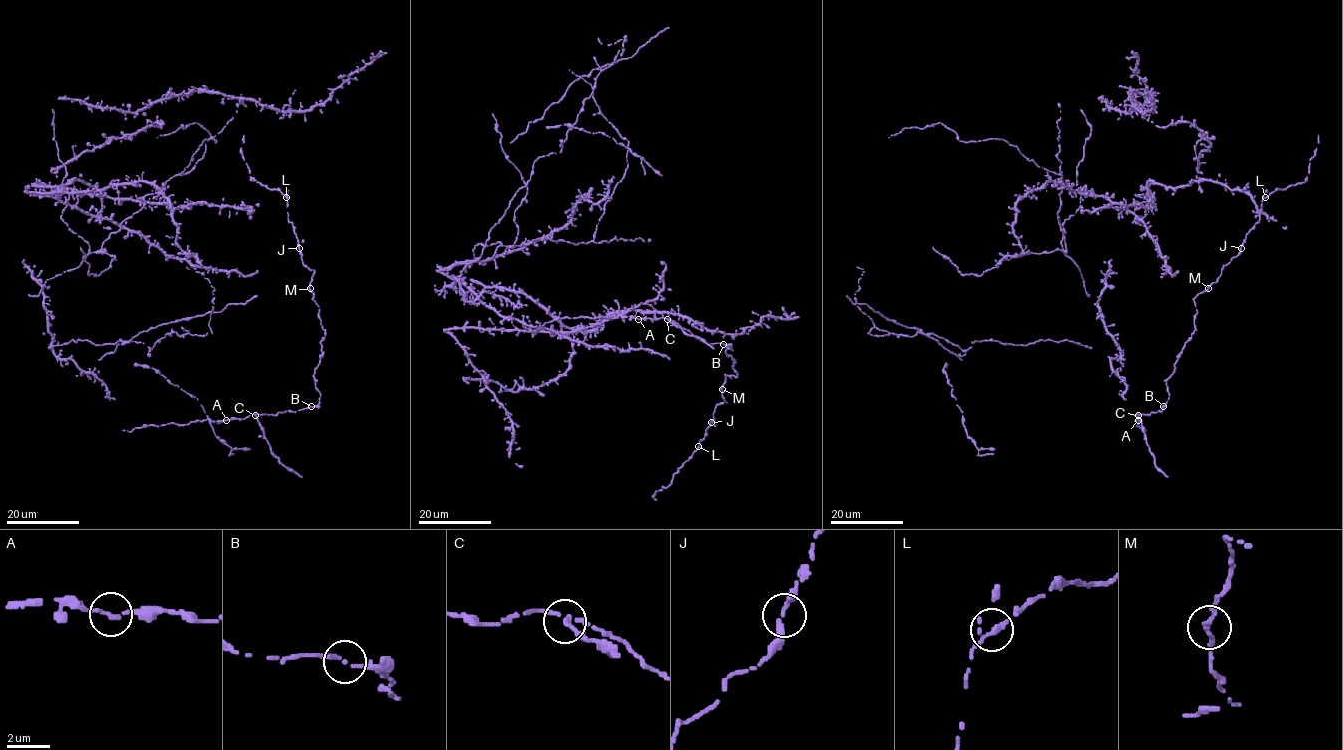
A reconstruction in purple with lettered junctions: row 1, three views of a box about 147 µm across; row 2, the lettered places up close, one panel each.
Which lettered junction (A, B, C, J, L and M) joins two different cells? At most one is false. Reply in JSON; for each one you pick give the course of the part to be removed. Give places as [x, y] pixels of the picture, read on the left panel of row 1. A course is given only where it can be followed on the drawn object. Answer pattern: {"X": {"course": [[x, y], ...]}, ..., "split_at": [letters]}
{"split_at": ["C"]}

